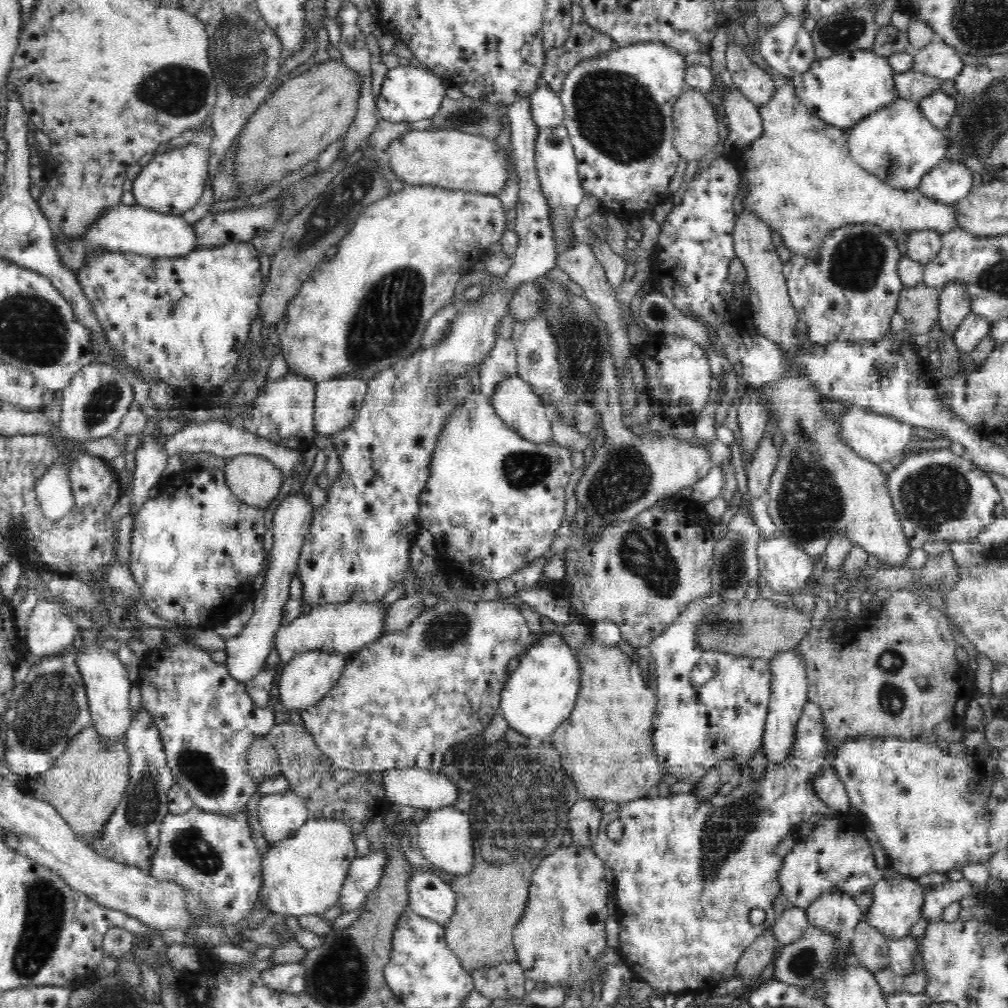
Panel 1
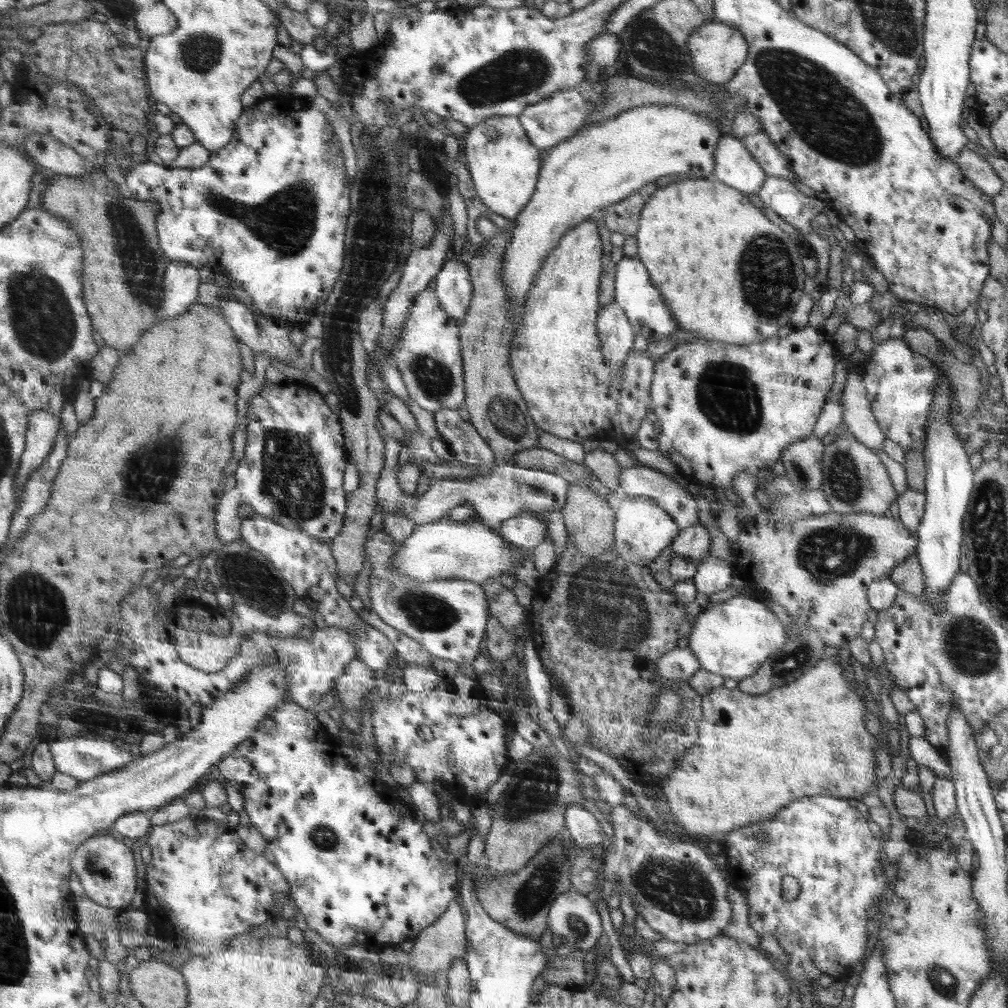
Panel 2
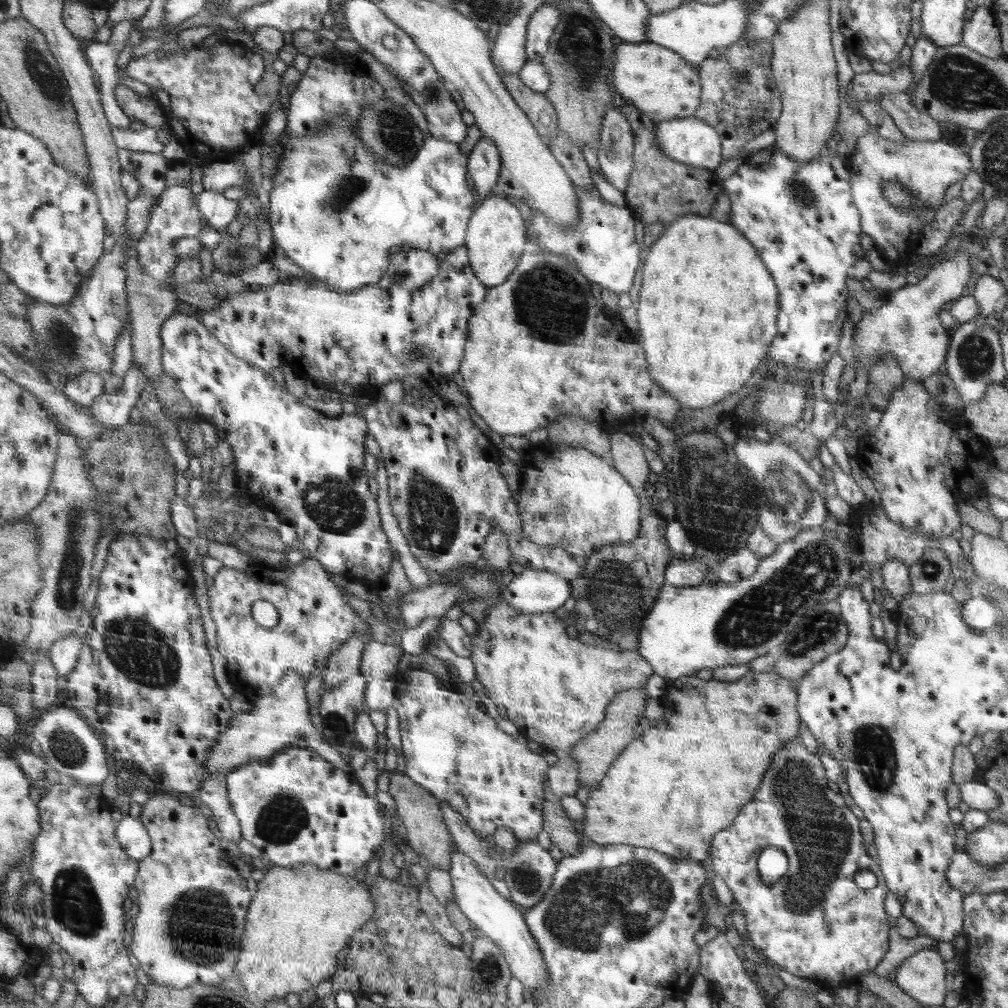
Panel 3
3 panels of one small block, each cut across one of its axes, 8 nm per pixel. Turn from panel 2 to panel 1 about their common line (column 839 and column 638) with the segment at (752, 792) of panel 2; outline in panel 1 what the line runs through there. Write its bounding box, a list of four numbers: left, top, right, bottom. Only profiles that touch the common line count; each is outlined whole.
[553,639,665,804]

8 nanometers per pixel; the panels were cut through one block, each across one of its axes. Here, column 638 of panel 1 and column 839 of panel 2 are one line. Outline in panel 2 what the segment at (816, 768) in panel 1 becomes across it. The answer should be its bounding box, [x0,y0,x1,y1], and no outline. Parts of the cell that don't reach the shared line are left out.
[721,795,886,996]

